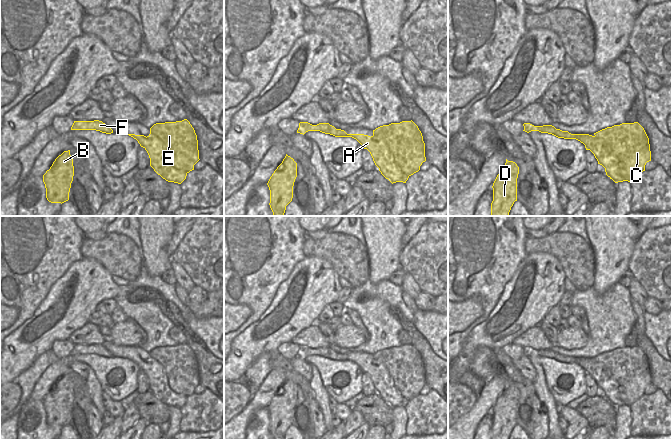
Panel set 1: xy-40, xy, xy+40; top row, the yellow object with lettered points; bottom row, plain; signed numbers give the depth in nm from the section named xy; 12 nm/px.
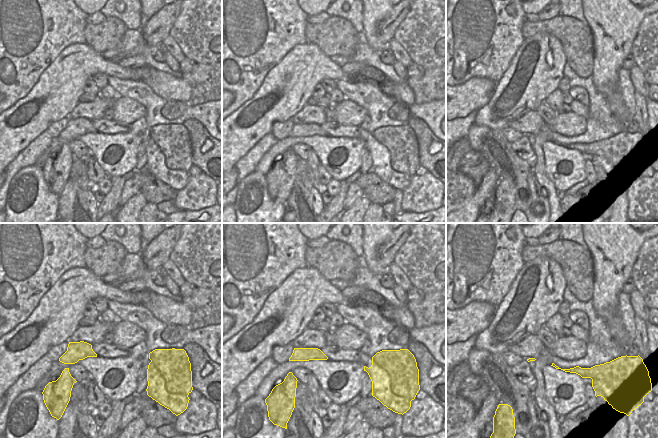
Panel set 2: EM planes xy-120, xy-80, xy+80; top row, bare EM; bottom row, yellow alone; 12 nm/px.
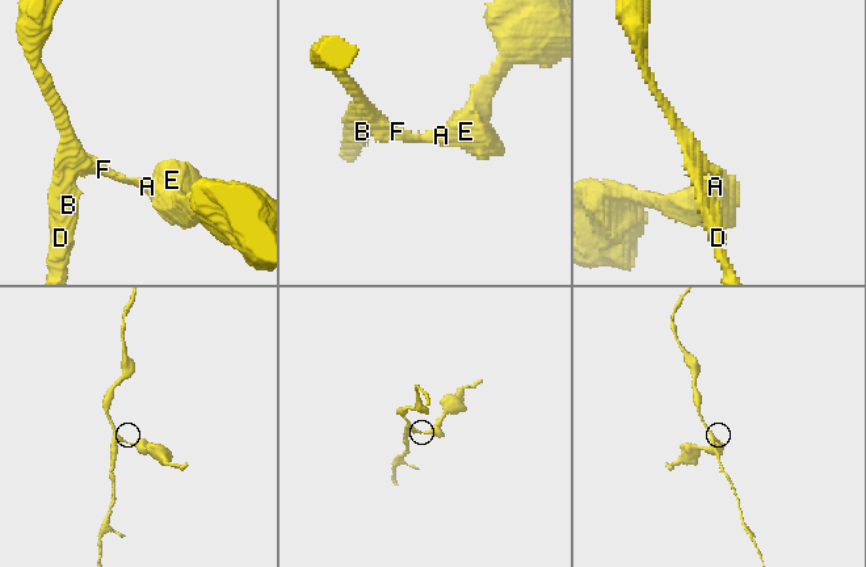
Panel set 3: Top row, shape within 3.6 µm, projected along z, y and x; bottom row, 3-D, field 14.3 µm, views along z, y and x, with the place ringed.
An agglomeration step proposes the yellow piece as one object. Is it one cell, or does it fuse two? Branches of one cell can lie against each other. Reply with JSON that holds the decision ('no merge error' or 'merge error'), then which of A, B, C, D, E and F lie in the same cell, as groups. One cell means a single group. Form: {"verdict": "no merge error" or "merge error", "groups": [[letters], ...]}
{"verdict": "merge error", "groups": [["A"], ["B", "C", "D", "E", "F"]]}

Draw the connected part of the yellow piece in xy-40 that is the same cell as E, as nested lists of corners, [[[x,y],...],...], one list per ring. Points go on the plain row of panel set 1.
[[[187,343],[176,346],[156,347],[150,352],[150,357],[165,368],[169,386],[174,392],[187,397],[194,394],[194,389],[200,384],[198,364],[194,352]]]

